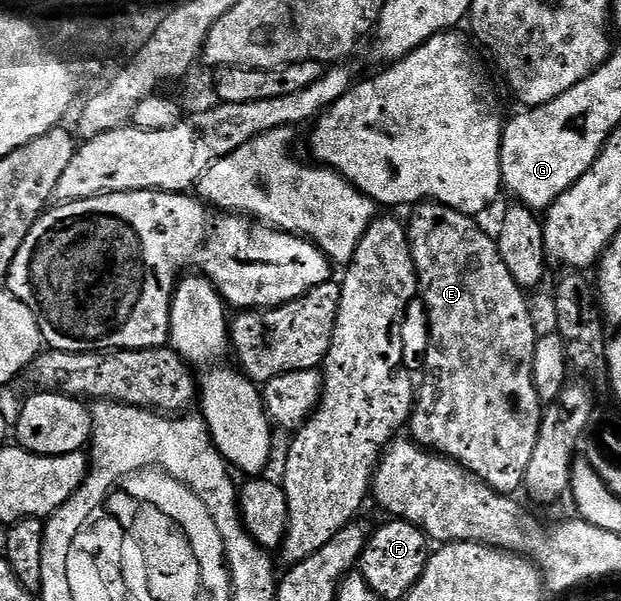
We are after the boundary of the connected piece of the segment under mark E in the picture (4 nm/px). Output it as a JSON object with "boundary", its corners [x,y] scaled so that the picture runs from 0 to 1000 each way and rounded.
{"boundary":[[[681,334],[668,343],[665,343],[663,353],[667,354],[657,366],[657,386],[660,389],[660,423],[663,431],[670,438],[670,451],[673,453],[673,471],[676,476],[676,501],[686,506],[686,521],[692,526],[692,569],[686,574],[686,616],[680,621],[680,641],[676,634],[676,646],[670,654],[670,672],[667,677],[667,686],[662,687],[657,702],[657,720],[665,732],[671,734],[675,740],[700,752],[710,754],[713,760],[725,760],[728,765],[738,769],[755,784],[755,787],[763,787],[775,797],[775,800],[783,802],[784,807],[792,809],[800,820],[810,824],[828,824],[833,822],[833,814],[842,812],[844,802],[847,799],[847,785],[850,784],[850,770],[857,770],[857,749],[863,744],[863,724],[870,724],[870,704],[873,702],[873,682],[876,679],[876,669],[870,664],[870,657],[863,651],[863,637],[860,636],[860,592],[863,591],[863,571],[866,569],[870,559],[870,547],[860,542],[860,527],[853,522],[853,507],[847,502],[849,489],[844,483],[833,474],[829,464],[824,461],[821,451],[818,451],[818,443],[812,438],[812,431],[807,429],[805,418],[802,416],[802,403],[797,396],[789,394],[779,384],[770,381],[770,368],[765,363],[754,359],[750,354],[742,354],[734,351],[728,344],[720,341],[709,341],[704,334]]]}

